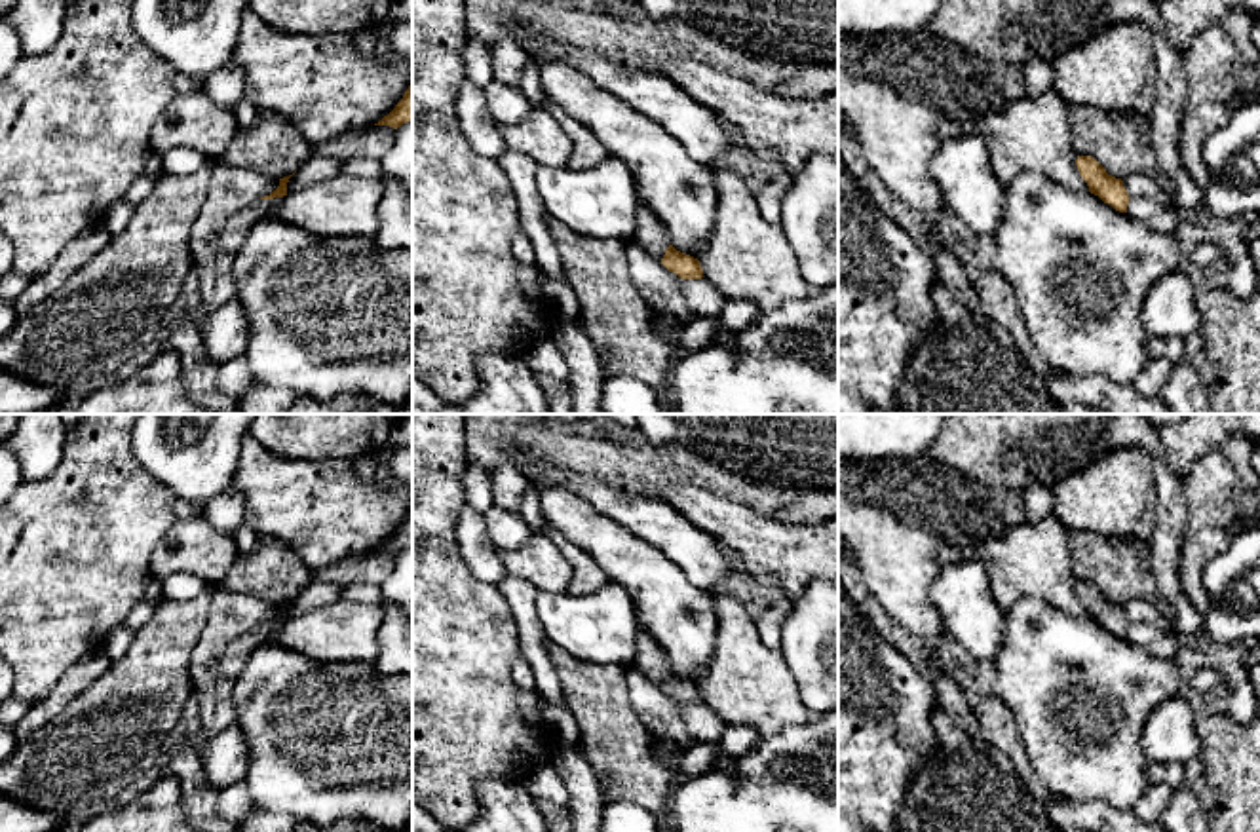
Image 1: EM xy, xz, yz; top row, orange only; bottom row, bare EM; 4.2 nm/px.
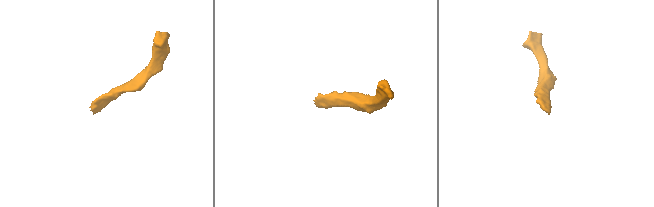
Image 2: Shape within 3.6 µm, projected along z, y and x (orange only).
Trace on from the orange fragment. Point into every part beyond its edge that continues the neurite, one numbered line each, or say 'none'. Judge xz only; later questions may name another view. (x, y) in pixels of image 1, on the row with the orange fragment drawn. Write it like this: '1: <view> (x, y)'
1: xz (650, 232)

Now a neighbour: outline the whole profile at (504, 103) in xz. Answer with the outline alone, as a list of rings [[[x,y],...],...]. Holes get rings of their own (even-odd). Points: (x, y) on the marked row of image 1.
[[[492,80],[483,91],[487,99],[487,112],[496,125],[519,123],[534,108],[534,104],[525,97],[521,87]]]

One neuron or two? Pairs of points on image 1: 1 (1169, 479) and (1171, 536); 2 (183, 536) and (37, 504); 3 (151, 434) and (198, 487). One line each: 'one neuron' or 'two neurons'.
1: one neuron
2: two neurons
3: one neuron

